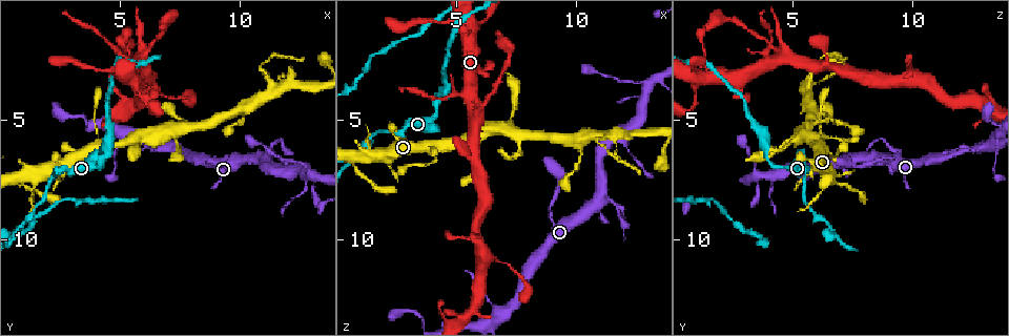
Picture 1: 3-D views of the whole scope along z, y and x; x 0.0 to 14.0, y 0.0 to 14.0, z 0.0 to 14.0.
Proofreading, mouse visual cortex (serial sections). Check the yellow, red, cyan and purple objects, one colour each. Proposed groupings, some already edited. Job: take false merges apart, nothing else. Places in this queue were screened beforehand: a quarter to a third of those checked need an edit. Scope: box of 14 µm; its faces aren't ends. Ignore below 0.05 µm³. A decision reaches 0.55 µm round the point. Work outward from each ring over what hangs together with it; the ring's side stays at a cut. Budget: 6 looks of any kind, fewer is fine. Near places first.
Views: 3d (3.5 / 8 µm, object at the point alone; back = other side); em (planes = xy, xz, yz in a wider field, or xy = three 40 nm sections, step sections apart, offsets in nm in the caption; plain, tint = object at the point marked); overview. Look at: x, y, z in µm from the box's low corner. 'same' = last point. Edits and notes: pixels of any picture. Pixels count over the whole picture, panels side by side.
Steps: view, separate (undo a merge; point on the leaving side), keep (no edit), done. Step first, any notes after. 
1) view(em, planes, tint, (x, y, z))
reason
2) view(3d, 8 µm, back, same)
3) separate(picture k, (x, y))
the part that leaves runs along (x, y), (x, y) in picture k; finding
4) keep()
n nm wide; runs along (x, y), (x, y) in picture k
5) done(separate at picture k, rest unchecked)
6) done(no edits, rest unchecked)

view(3d, 8 µm, (4.2, 6.1, 6.1))
a narrow waist

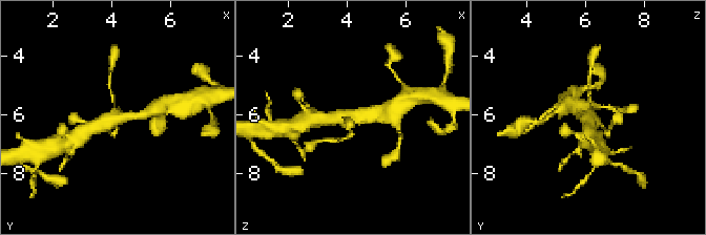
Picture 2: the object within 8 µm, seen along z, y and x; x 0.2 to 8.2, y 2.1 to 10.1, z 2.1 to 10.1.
view(3d, 3.5 µm, (4.2, 6.1, 6.2))
zoom in

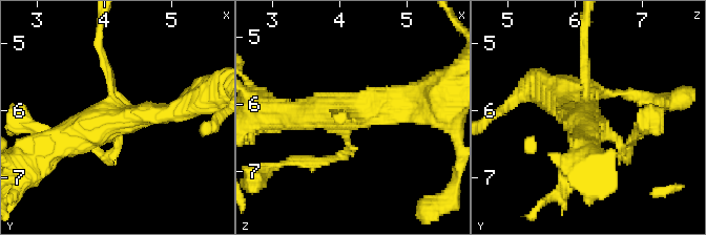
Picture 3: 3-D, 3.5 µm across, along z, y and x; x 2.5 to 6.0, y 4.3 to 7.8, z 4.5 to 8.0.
keep()
runs along (37, 157), (101, 122), (163, 112) in picture 3; one cell here

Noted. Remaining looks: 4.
view(3d, 3.5 µm, back, (5.0, 2.3, 4.0))
thick turns thin

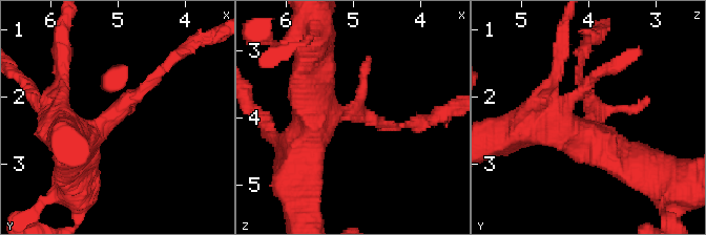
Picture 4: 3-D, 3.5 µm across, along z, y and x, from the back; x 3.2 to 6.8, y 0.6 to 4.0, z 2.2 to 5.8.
view(em, xy, step 2, tint, (5.00, 2.20, 3.90))
need the tissue

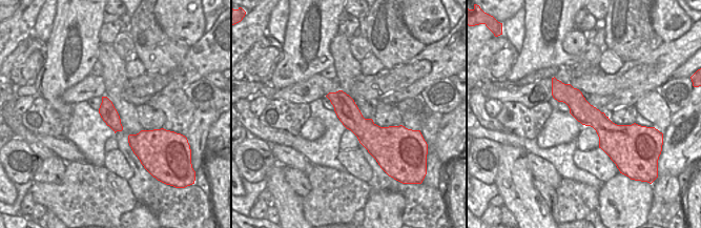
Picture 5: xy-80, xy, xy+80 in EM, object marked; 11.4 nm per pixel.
keep()
continuous, no second cell

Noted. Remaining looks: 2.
view(3d, 8 µm, (11.5, 3.7, 5.6))
three arms meet

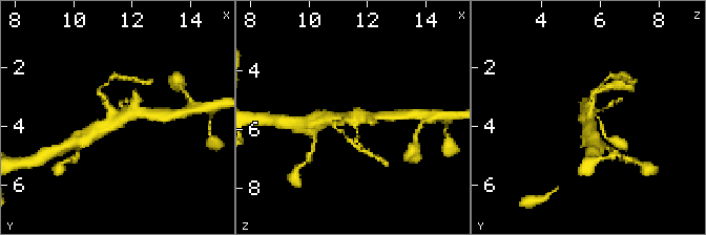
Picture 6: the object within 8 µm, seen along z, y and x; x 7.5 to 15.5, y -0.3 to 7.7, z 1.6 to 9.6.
view(em, planes, tint, (11.5, 3.8, 5.6))

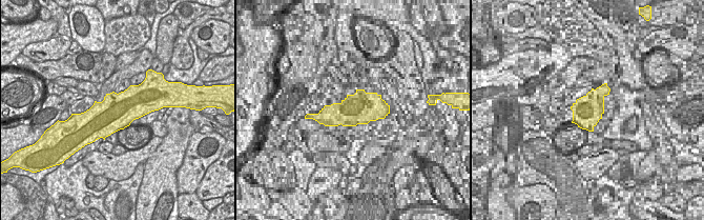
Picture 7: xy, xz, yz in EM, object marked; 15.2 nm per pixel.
separate(picture 6, (100, 93))
the part that leaves runs along (108, 106), (99, 89), (115, 76) in picture 6; two cells meet here

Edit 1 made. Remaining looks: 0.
done(separate at picture 6, rest unchecked)

